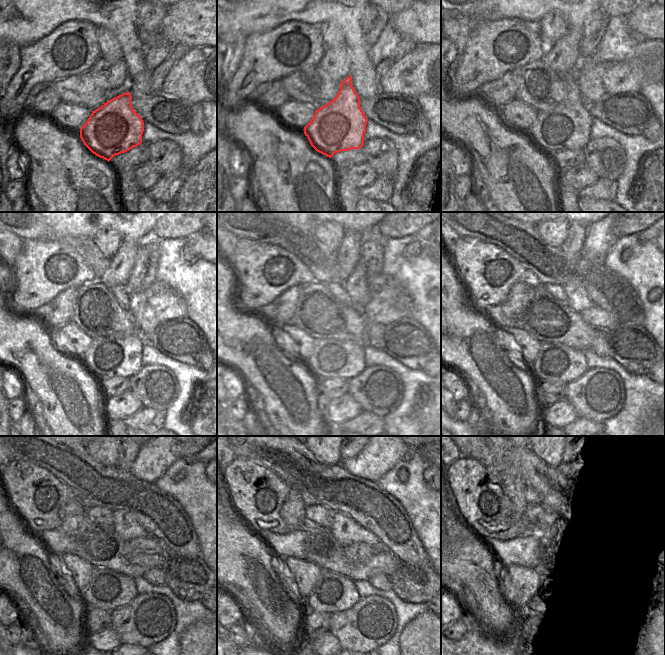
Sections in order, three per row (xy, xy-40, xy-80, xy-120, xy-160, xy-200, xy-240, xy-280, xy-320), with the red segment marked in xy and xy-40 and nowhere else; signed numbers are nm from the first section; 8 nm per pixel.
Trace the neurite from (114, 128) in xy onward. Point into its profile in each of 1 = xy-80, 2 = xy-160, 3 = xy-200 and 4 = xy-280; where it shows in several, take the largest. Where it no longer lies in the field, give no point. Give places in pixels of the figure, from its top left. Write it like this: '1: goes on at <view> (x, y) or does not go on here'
1: goes on at xy-80 (566, 127)
2: goes on at xy-160 (331, 358)
3: goes on at xy-200 (555, 363)
4: goes on at xy-280 (333, 592)

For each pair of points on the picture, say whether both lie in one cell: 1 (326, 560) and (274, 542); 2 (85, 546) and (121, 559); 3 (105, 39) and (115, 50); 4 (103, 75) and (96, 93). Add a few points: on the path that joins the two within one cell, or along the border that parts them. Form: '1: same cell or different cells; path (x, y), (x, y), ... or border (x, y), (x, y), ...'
1: different cells; border (301, 530), (305, 532), (305, 555), (303, 558)
2: same cell; path (94, 551), (103, 560), (112, 559)
3: same cell; path (107, 42), (112, 47)
4: different cells; border (89, 71), (105, 88), (119, 88), (122, 85)

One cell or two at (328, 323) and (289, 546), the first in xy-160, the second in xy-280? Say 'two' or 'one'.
two

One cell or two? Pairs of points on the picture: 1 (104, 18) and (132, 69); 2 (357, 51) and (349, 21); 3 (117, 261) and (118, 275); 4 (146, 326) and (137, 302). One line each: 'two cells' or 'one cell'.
1: one cell
2: one cell
3: one cell
4: one cell

